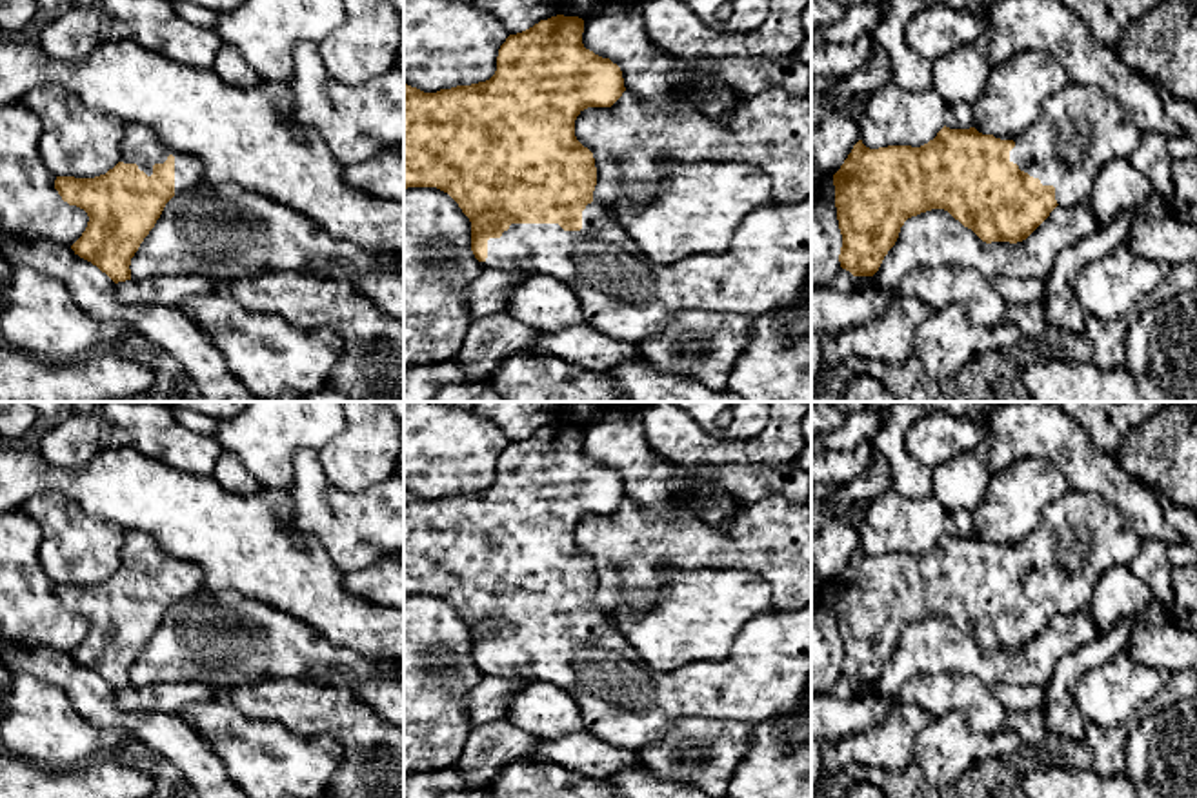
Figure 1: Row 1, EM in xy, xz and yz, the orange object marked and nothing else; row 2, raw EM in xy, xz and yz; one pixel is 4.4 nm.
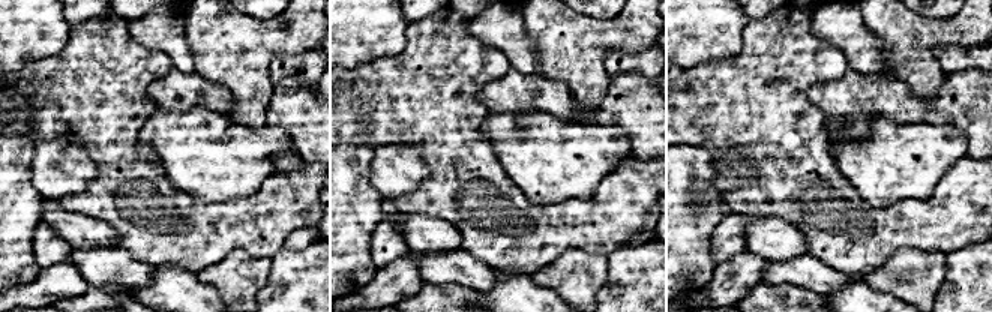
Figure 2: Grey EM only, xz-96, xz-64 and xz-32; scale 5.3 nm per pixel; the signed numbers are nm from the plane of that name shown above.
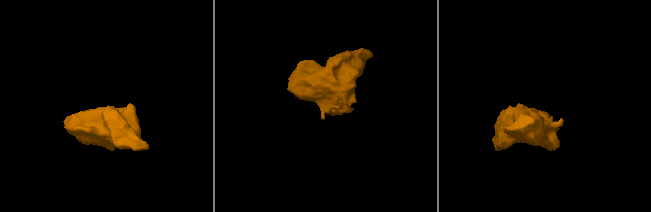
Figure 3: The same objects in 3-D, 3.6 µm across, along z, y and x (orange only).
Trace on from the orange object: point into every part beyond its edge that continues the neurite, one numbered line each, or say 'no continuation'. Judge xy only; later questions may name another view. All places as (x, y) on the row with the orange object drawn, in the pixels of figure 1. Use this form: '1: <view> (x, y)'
1: xy (140, 146)

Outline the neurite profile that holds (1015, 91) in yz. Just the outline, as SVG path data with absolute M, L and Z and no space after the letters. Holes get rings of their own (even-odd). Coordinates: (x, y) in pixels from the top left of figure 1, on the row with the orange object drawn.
M1021 51L991 67L971 109L973 127L982 135L1015 140L1039 120L1046 100L1068 84L1068 71L1051 55Z

